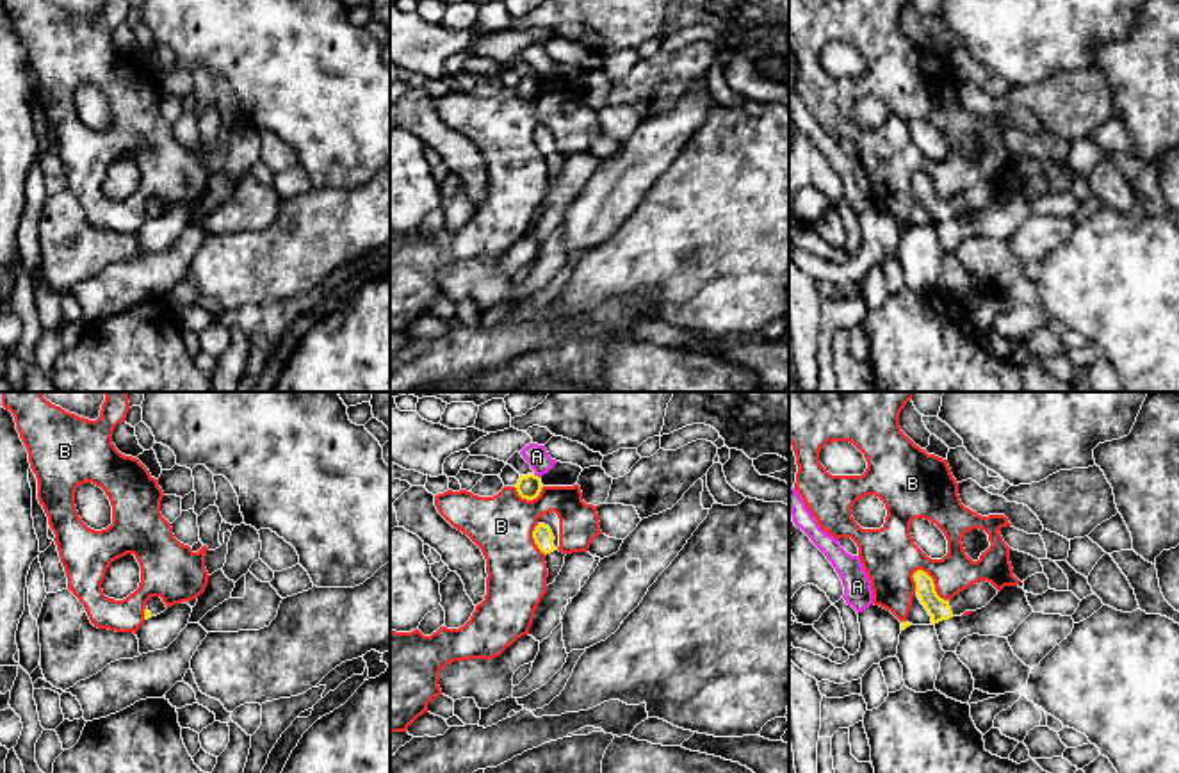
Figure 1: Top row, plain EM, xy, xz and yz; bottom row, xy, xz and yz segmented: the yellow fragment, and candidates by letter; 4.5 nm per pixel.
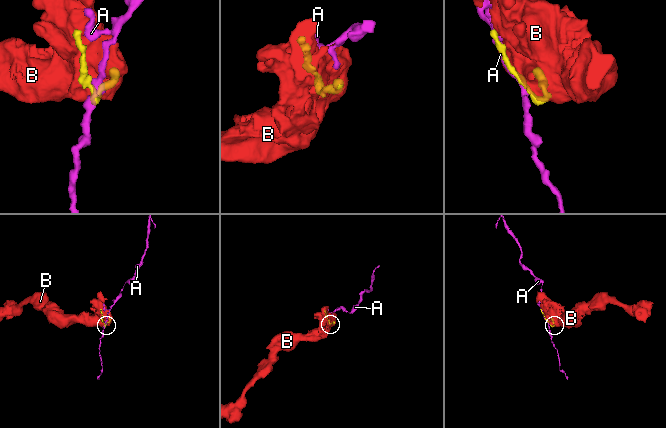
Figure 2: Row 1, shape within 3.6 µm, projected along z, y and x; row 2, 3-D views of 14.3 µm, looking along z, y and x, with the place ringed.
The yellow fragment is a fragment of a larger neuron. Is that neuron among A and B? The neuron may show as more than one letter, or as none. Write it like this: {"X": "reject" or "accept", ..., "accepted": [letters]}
{"A": "reject", "B": "reject", "accepted": []}

